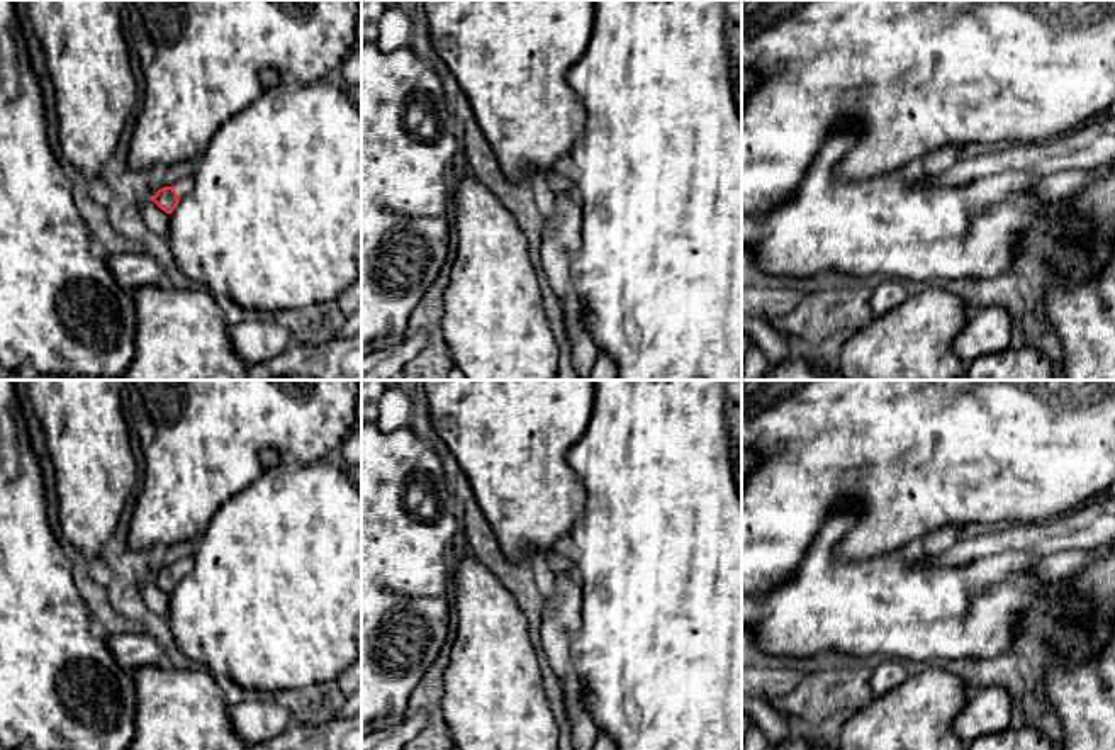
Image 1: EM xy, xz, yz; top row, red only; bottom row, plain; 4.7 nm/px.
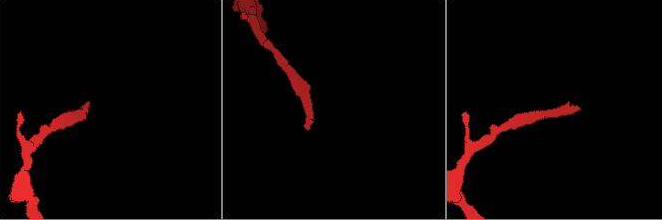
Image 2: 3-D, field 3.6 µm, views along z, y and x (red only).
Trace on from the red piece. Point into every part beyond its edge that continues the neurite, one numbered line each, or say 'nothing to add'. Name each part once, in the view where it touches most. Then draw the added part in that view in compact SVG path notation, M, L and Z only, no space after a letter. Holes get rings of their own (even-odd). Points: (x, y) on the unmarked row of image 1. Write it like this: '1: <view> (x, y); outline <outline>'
1: xy (184, 565); outline M192 555L190 557L182 557L182 558L175 560L170 567L175 568L178 579L182 580L182 579L185 579L187 575L192 574L193 557Z

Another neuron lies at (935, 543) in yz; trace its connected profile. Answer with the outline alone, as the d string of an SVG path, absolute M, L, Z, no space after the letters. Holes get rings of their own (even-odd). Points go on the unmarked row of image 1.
M944 526L927 535L918 545L922 553L928 557L939 557L959 541L957 528Z

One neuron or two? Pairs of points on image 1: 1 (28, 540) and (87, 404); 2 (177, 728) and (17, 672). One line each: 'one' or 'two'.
1: two
2: two

